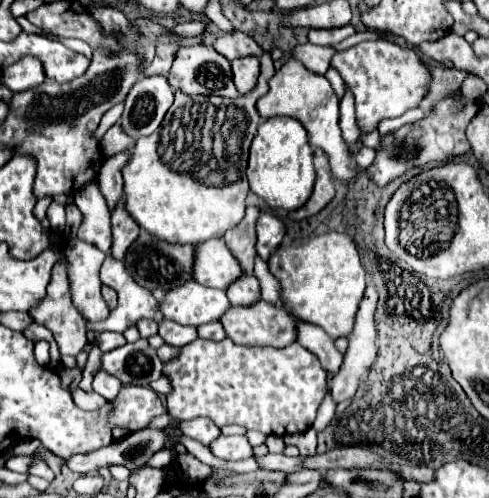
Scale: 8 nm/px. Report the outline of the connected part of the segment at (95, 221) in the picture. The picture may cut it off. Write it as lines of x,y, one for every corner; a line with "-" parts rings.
98,184
94,186
84,186
74,196
74,204
80,208
84,220
78,230
78,238
94,244
102,252
108,254
110,244
112,244
112,234
110,234
110,210
106,208
106,202
98,190

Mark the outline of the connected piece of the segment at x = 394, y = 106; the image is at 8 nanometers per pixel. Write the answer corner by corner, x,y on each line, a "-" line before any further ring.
388,40
360,42
346,52
336,52
330,64
340,72
348,90
354,94
358,126
364,132
374,130
382,118
394,118
408,108
416,108
430,82
430,74
422,64
419,50
398,48

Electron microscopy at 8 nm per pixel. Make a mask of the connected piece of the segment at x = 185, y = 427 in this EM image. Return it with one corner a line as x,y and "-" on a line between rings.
192,418
192,420
182,420
178,422
176,426
180,430
182,436
188,436
188,438
194,438
202,444
210,444
214,438
220,436
220,428
214,426
212,420
208,418

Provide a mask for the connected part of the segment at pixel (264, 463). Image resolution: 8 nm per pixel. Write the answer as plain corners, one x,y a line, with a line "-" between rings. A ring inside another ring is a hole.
264,454
264,456
254,456
254,460
258,462
258,466
260,466
262,470
294,472
294,470
298,470
298,464
300,464
302,456
288,458
288,456
284,456
284,454

